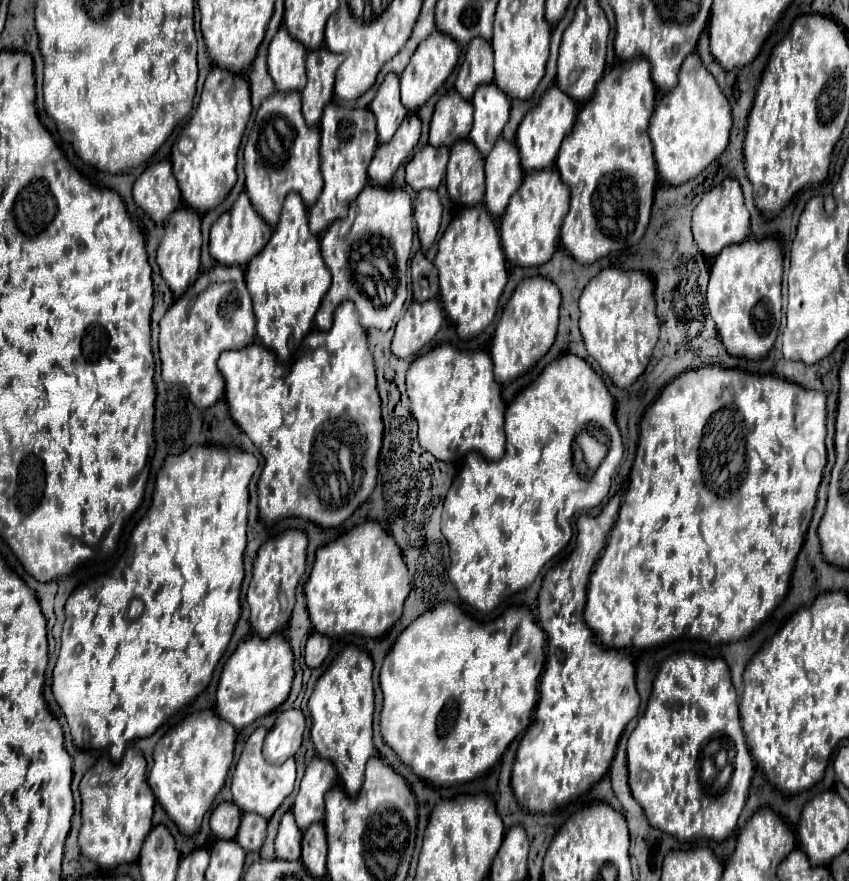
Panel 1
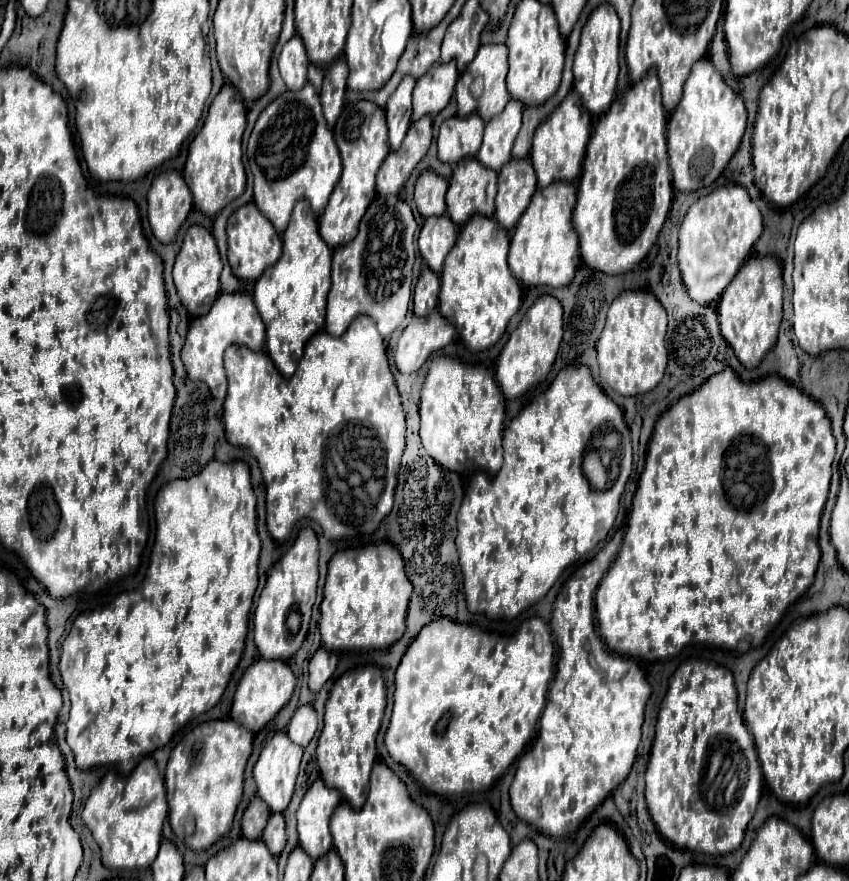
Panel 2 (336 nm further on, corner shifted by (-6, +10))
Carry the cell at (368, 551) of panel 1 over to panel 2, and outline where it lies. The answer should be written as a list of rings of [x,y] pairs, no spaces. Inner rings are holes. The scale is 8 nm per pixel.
[[[382,541],[338,551],[328,563],[324,599],[320,605],[322,645],[330,651],[390,647],[404,633],[410,595],[412,583],[406,575],[402,555],[398,555],[392,543]]]

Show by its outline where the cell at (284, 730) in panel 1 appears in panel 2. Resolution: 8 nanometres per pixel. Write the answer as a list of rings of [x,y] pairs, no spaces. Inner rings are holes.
[[[308,703],[308,705],[302,705],[294,711],[290,723],[288,723],[288,737],[306,747],[310,743],[310,739],[314,737],[316,733],[316,727],[318,727],[318,721],[316,721],[316,711],[314,707]]]

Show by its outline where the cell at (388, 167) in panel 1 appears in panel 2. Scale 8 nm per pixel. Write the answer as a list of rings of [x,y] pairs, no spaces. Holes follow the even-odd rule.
[[[432,115],[410,123],[410,131],[398,151],[390,151],[378,175],[376,189],[380,195],[398,195],[416,163],[426,155],[432,141]]]

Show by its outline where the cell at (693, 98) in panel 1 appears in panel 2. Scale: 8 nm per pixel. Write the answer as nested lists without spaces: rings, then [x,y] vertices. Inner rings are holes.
[[[710,59],[694,63],[684,85],[684,97],[668,121],[668,157],[674,187],[678,191],[696,191],[710,185],[730,163],[742,141],[744,129],[746,107],[742,97],[724,83],[720,71],[712,67]]]

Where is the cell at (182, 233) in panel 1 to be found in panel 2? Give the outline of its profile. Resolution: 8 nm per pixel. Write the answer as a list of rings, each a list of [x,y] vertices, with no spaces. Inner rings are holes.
[[[192,225],[184,235],[184,241],[182,241],[182,247],[176,255],[176,263],[174,263],[174,271],[172,271],[180,301],[192,317],[204,315],[212,307],[214,299],[220,293],[220,281],[218,281],[220,271],[222,271],[222,263],[220,263],[220,255],[218,255],[216,241],[214,241],[212,233],[202,225]],[[204,301],[206,301],[206,307],[202,307]]]

